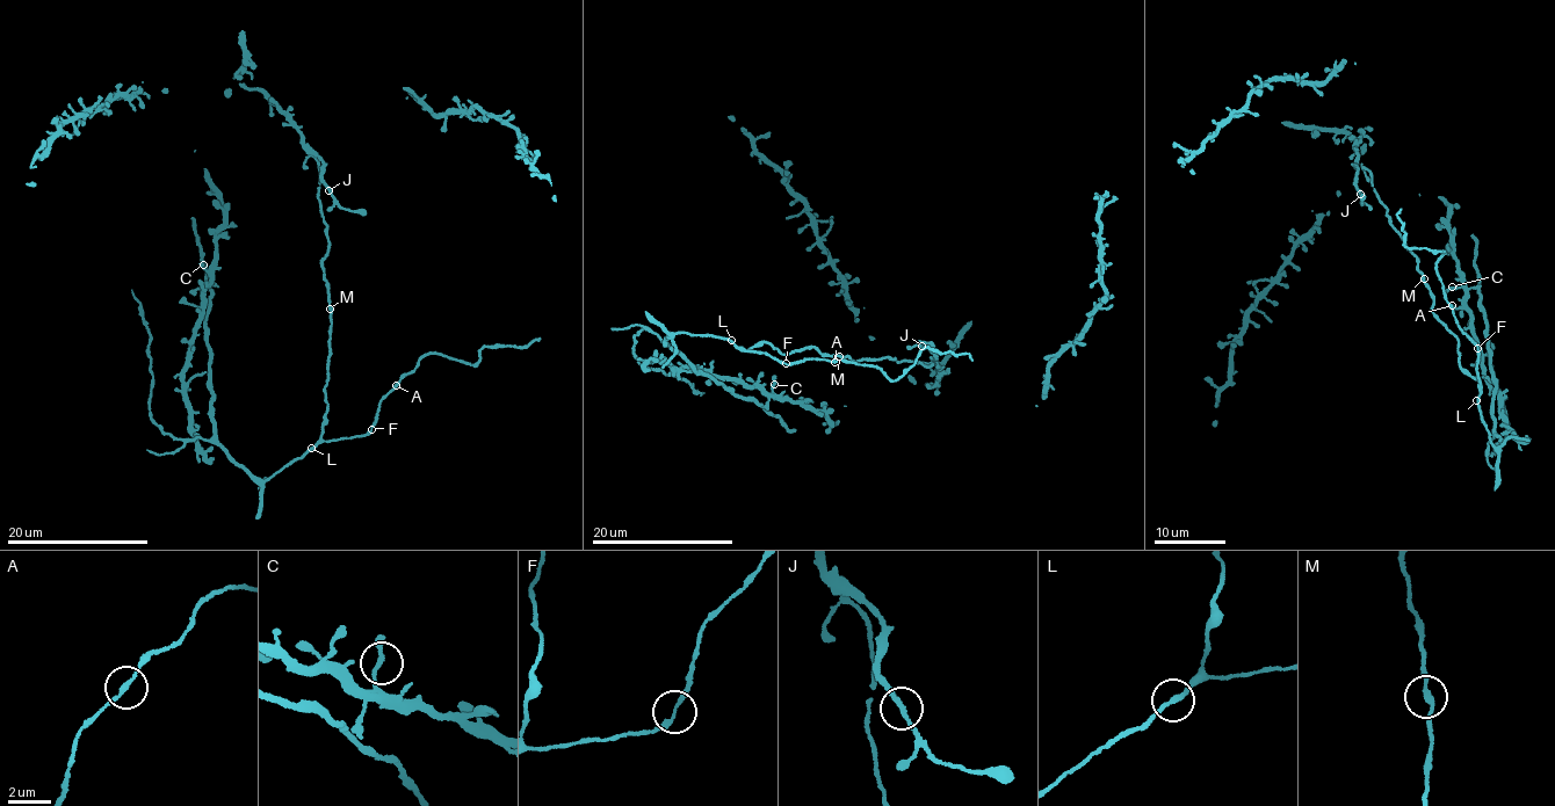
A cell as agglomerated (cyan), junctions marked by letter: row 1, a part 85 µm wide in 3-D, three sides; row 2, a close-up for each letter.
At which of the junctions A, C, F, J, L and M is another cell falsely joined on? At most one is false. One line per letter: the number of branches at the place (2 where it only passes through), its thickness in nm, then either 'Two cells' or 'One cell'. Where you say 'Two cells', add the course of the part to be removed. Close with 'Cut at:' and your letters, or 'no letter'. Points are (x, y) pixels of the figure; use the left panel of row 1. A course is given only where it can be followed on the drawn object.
A: Branches: 2. Thickness 180 nm. One cell
C: Branches: 2. Thickness 190 nm. One cell
F: Branches: 2. Thickness 180 nm. One cell
J: Branches: 2. Thickness 190 nm. One cell
L: Branches: 2. Thickness 180 nm. One cell
M: Branches: 2. Thickness 180 nm. One cell
Cut at: no letter

